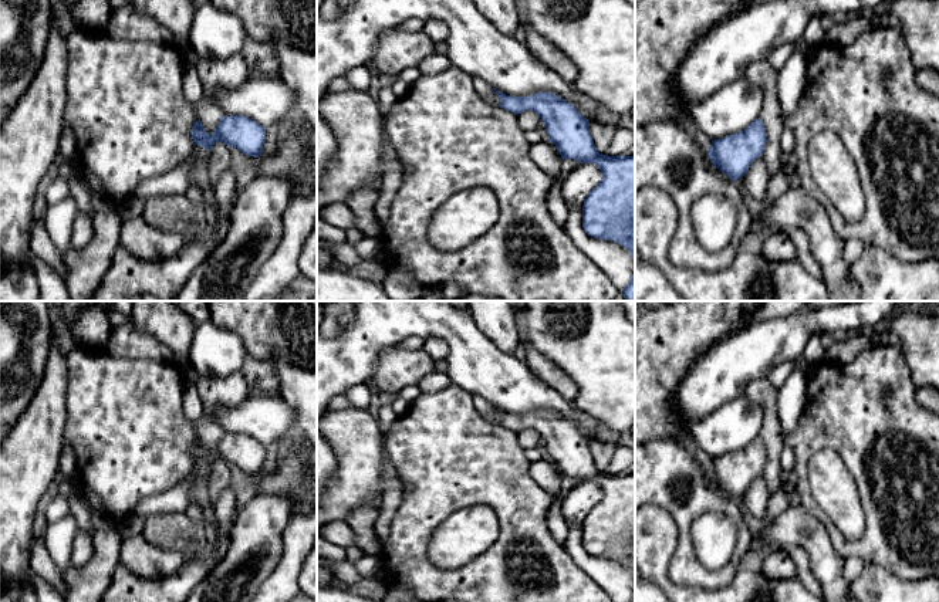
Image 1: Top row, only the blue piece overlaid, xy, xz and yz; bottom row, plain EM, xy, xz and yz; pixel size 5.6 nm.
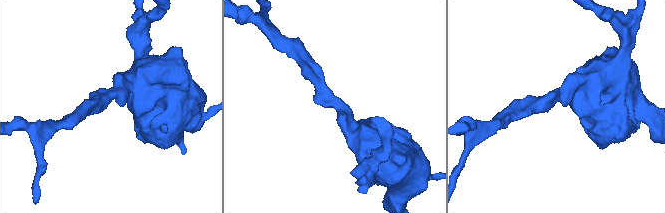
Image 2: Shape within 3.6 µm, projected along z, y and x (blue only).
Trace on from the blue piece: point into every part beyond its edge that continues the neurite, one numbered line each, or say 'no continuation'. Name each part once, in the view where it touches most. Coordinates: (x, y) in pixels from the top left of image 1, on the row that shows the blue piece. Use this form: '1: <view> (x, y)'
no continuation

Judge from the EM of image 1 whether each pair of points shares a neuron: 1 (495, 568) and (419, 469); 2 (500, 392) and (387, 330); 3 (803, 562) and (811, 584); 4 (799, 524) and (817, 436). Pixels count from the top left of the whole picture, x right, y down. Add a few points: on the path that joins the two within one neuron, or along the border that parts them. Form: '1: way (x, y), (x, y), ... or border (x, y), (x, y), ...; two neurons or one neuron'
1: way (507, 533), (507, 511), (465, 469), (455, 469); one neuron
2: way (478, 362), (441, 325), (416, 325); one neuron
3: way (803, 568), (806, 578); one neuron
4: border (799, 504), (826, 530); two neurons

